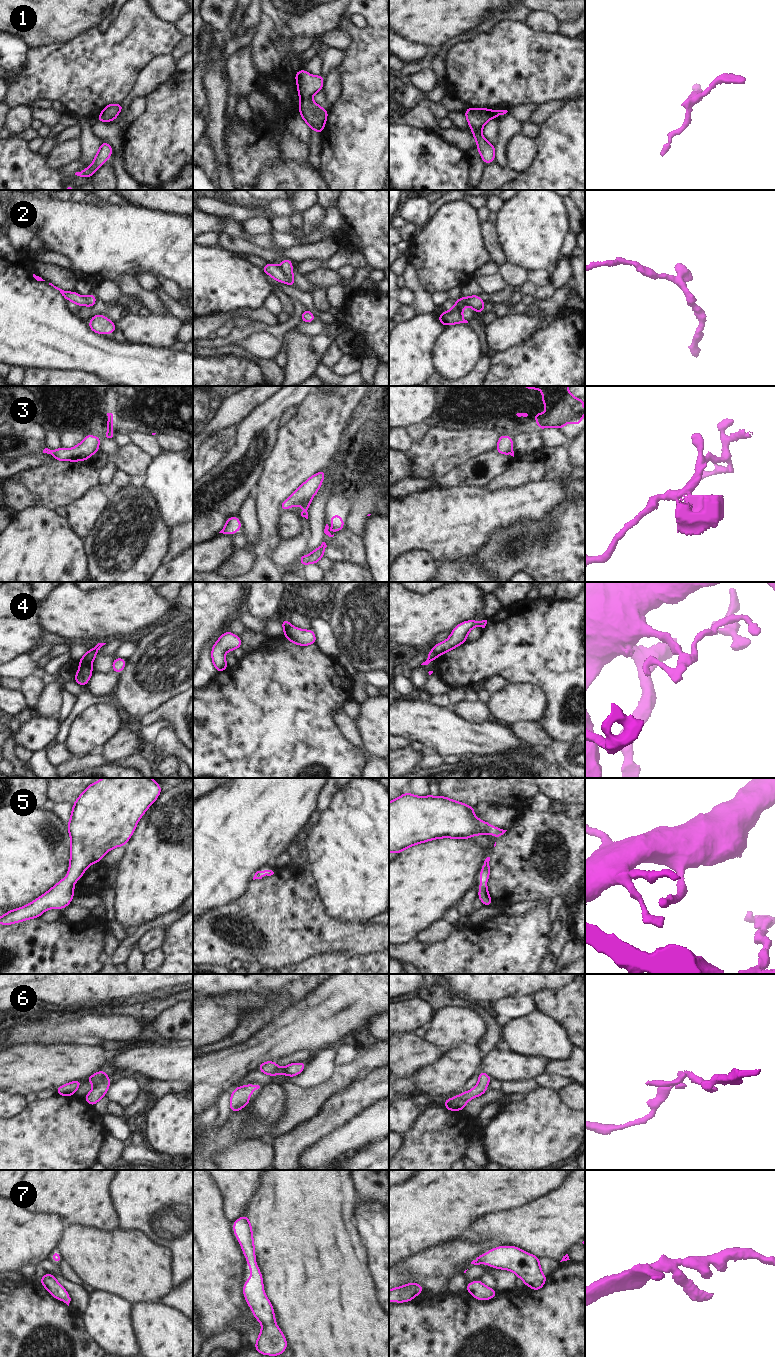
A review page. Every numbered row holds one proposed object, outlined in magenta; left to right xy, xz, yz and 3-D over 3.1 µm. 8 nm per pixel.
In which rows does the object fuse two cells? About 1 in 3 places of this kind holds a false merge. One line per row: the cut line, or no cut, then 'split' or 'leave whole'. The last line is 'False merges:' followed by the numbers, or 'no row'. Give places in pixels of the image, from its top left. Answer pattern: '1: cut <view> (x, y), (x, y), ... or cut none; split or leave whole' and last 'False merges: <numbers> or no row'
1: cut none; leave whole
2: cut xz (279, 267), (282, 274), (293, 282); split
3: cut xz (309, 501), (294, 503), (289, 506); split
4: cut xz (290, 625), (284, 629); split
5: cut none; leave whole
6: cut none; leave whole
7: cut none; leave whole
False merges: 2, 3, 4

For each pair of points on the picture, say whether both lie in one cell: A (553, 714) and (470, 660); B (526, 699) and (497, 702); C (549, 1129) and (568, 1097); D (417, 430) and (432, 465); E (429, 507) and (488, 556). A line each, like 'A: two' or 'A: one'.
A: one
B: one
C: two
D: two
E: two

